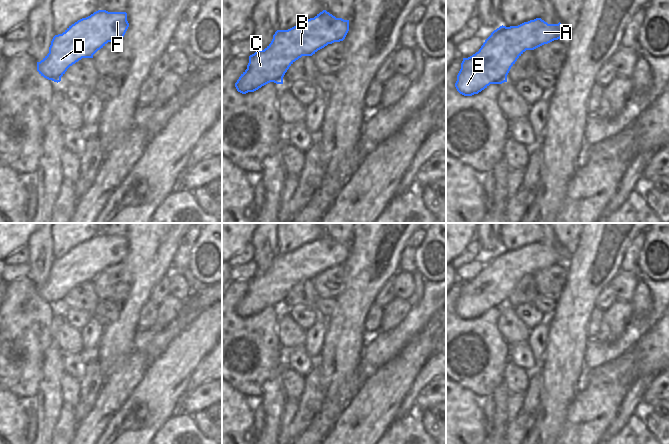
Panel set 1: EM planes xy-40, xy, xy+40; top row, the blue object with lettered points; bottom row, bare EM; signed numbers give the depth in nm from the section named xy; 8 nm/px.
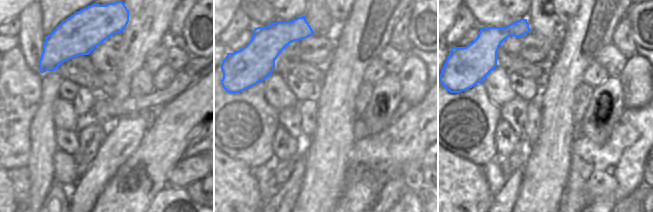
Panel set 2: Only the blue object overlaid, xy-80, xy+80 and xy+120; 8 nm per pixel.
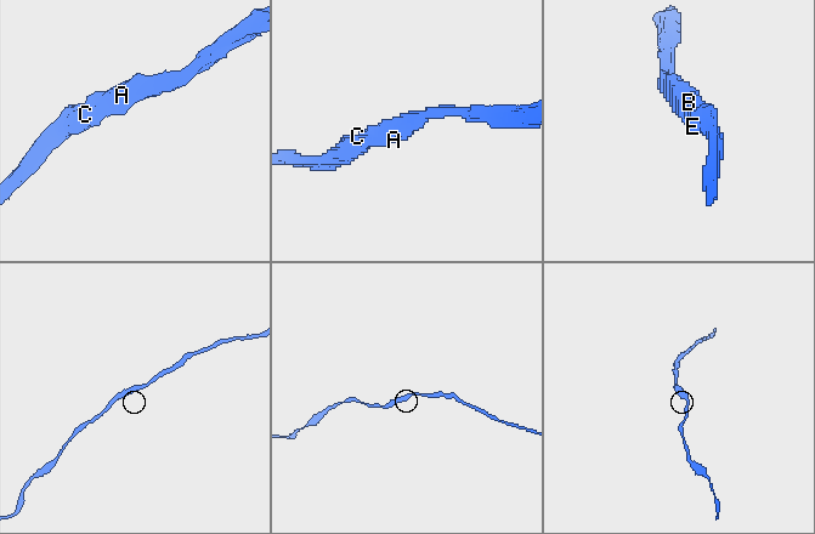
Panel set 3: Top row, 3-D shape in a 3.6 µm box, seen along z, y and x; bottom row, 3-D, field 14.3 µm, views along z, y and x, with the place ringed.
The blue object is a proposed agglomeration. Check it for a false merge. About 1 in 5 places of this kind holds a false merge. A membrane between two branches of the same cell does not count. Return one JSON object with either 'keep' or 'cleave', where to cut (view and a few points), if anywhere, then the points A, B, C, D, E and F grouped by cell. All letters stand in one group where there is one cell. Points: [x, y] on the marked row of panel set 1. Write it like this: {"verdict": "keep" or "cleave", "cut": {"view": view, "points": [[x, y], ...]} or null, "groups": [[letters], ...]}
{"verdict": "keep", "cut": null, "groups": [["A", "B", "C", "D", "E", "F"]]}

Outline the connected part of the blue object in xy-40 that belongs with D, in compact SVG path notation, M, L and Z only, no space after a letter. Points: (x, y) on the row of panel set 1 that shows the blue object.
M98 10L69 26L62 34L55 35L49 47L49 53L37 62L37 71L41 76L54 82L60 82L67 69L82 58L93 58L93 55L108 42L123 38L129 23L126 12L108 12Z

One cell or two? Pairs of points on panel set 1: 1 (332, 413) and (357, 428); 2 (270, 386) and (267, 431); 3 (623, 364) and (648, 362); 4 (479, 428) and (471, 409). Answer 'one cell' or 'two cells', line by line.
1: two cells
2: one cell
3: two cells
4: one cell

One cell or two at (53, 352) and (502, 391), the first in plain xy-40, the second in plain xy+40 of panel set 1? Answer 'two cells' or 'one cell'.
one cell

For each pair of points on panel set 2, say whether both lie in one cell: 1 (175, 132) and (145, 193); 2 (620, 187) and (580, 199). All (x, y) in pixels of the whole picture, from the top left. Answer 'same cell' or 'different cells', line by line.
1: same cell
2: different cells

